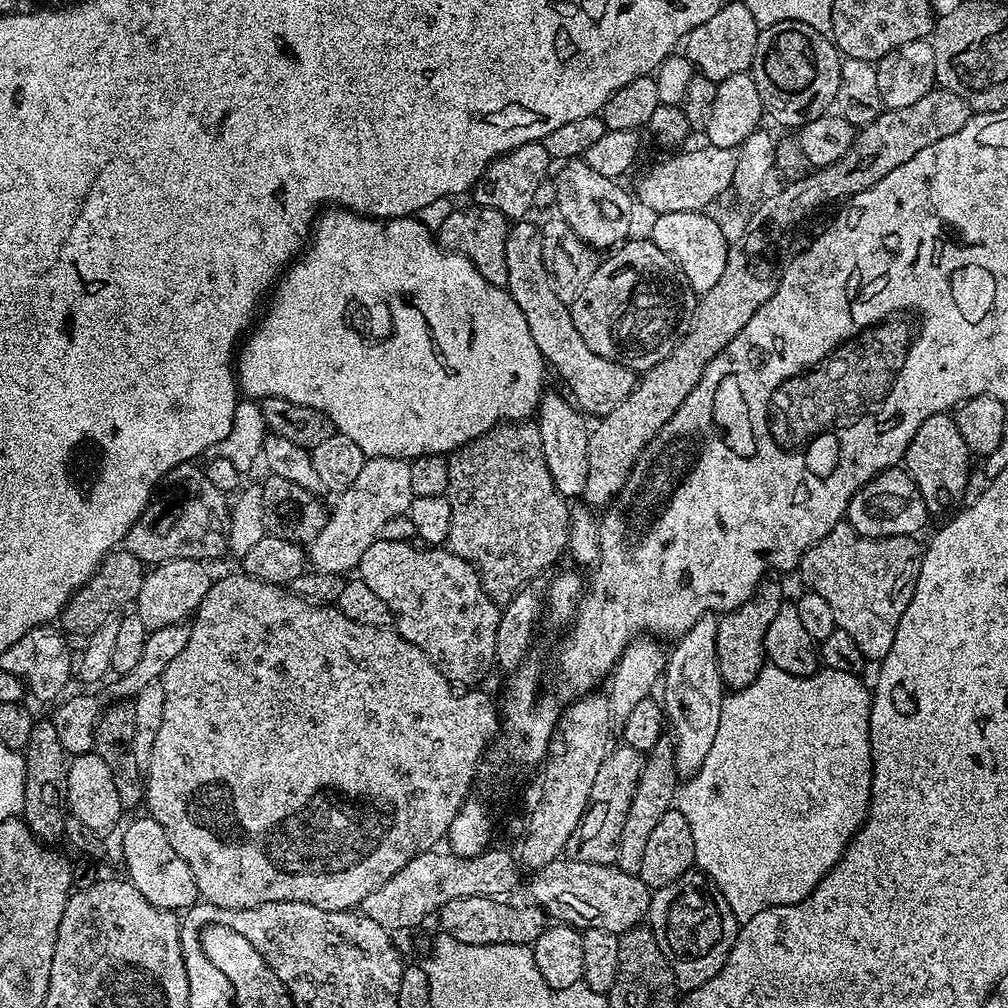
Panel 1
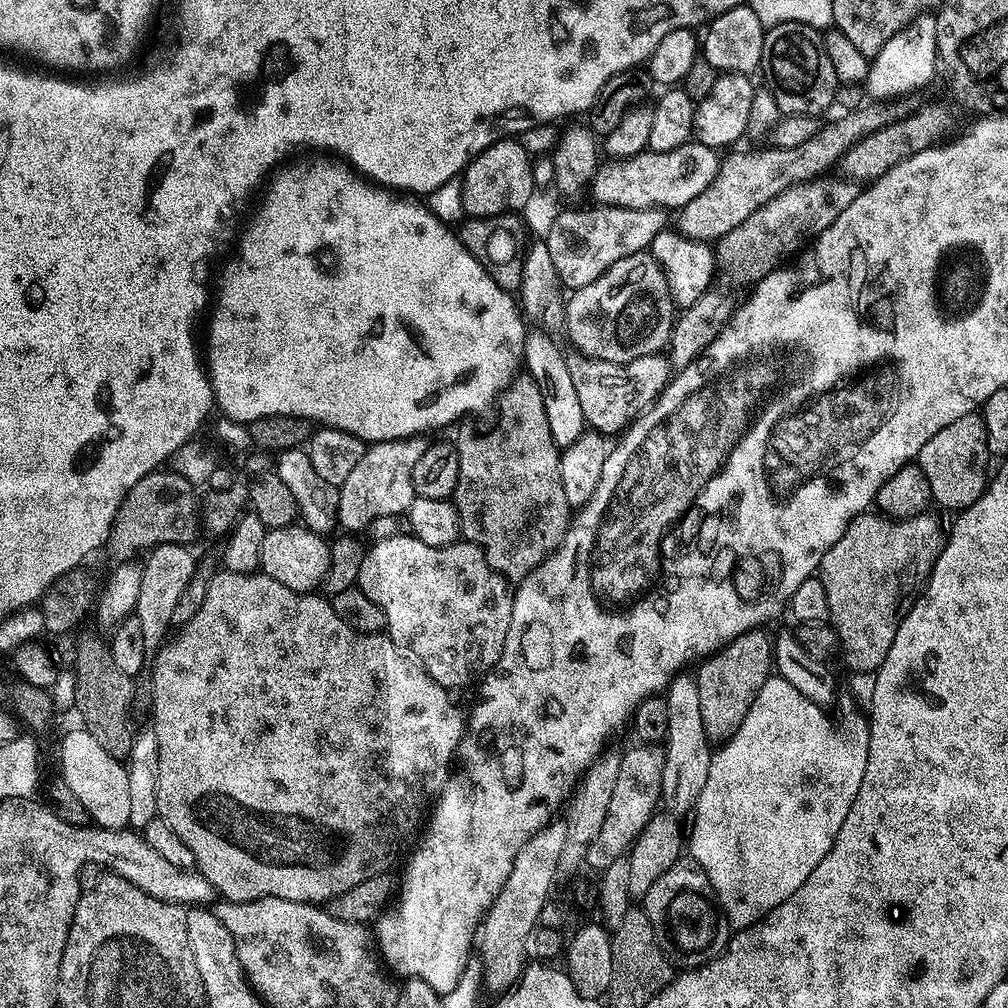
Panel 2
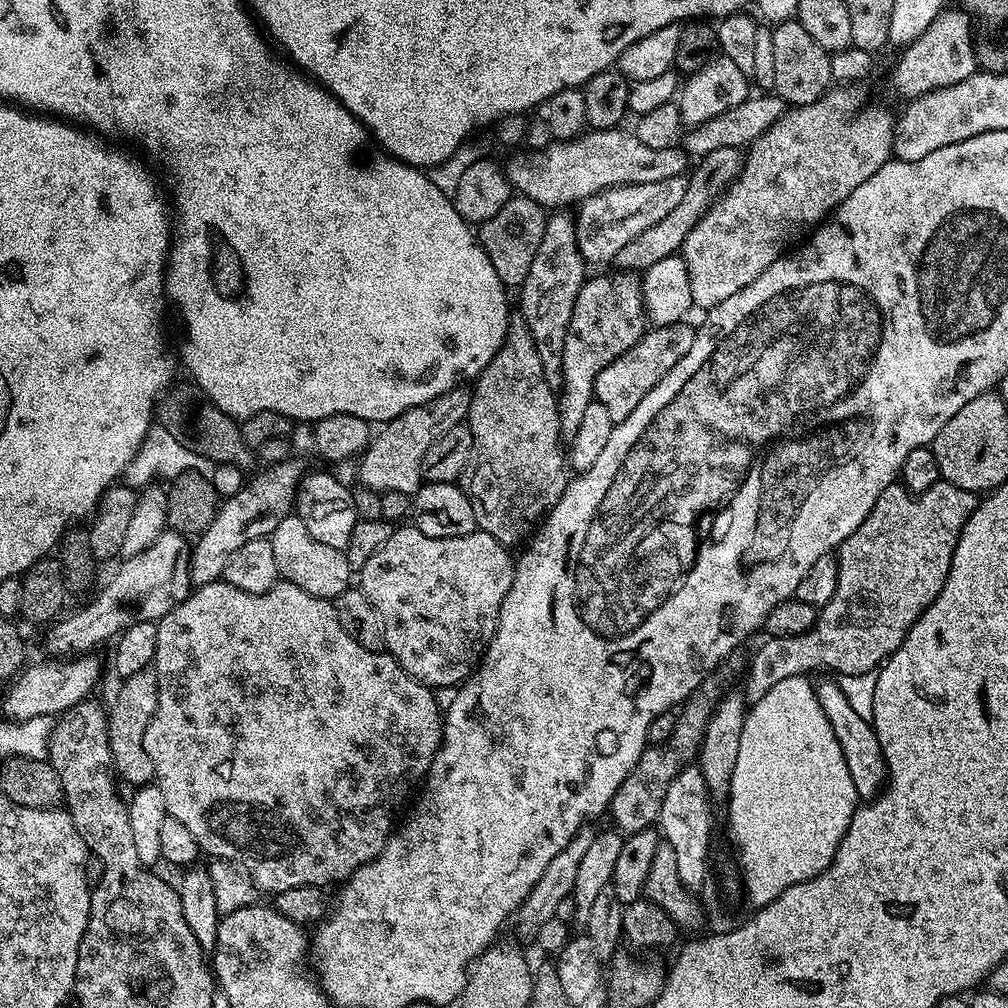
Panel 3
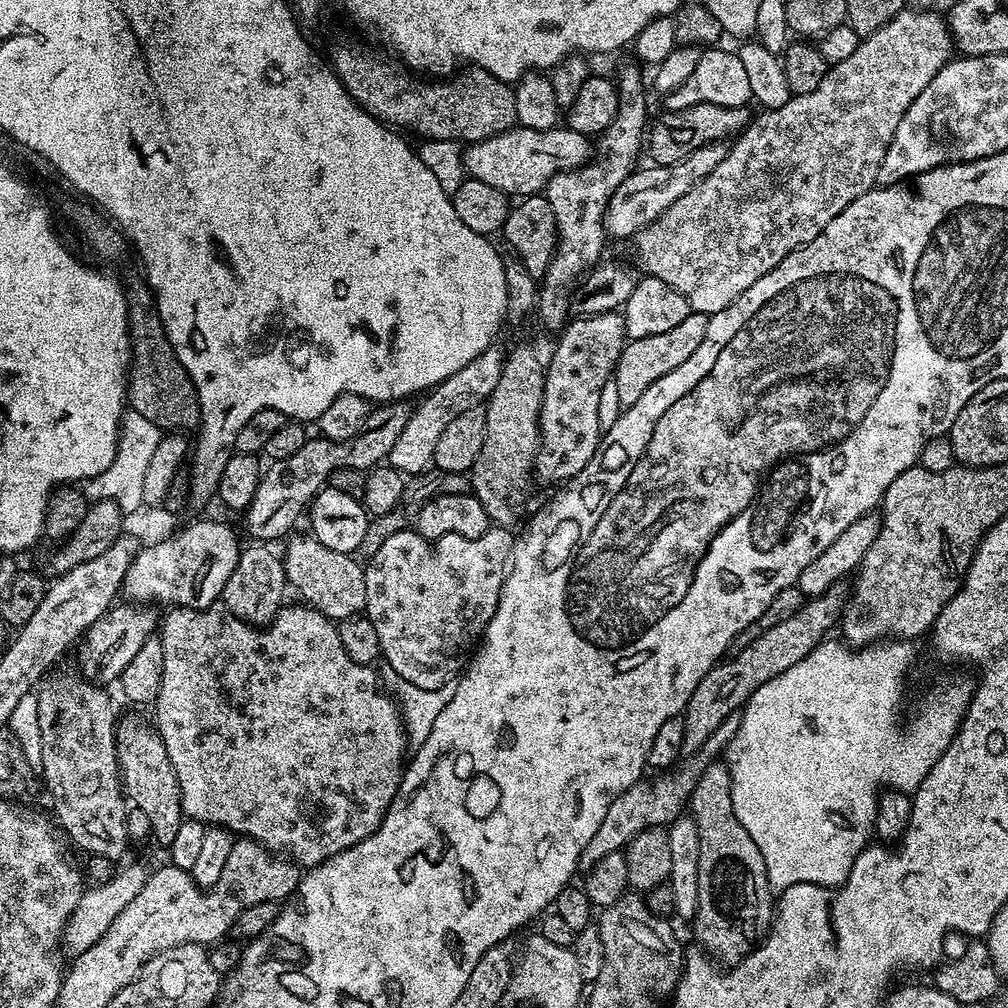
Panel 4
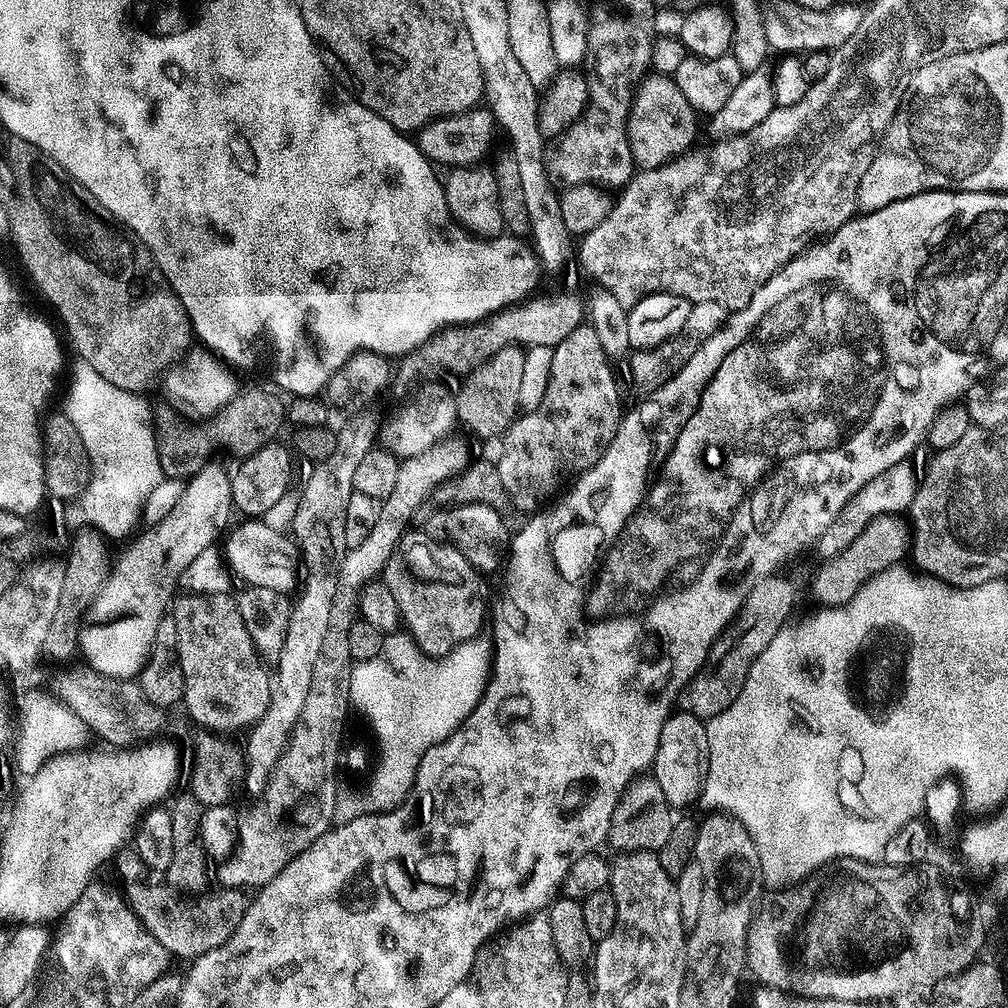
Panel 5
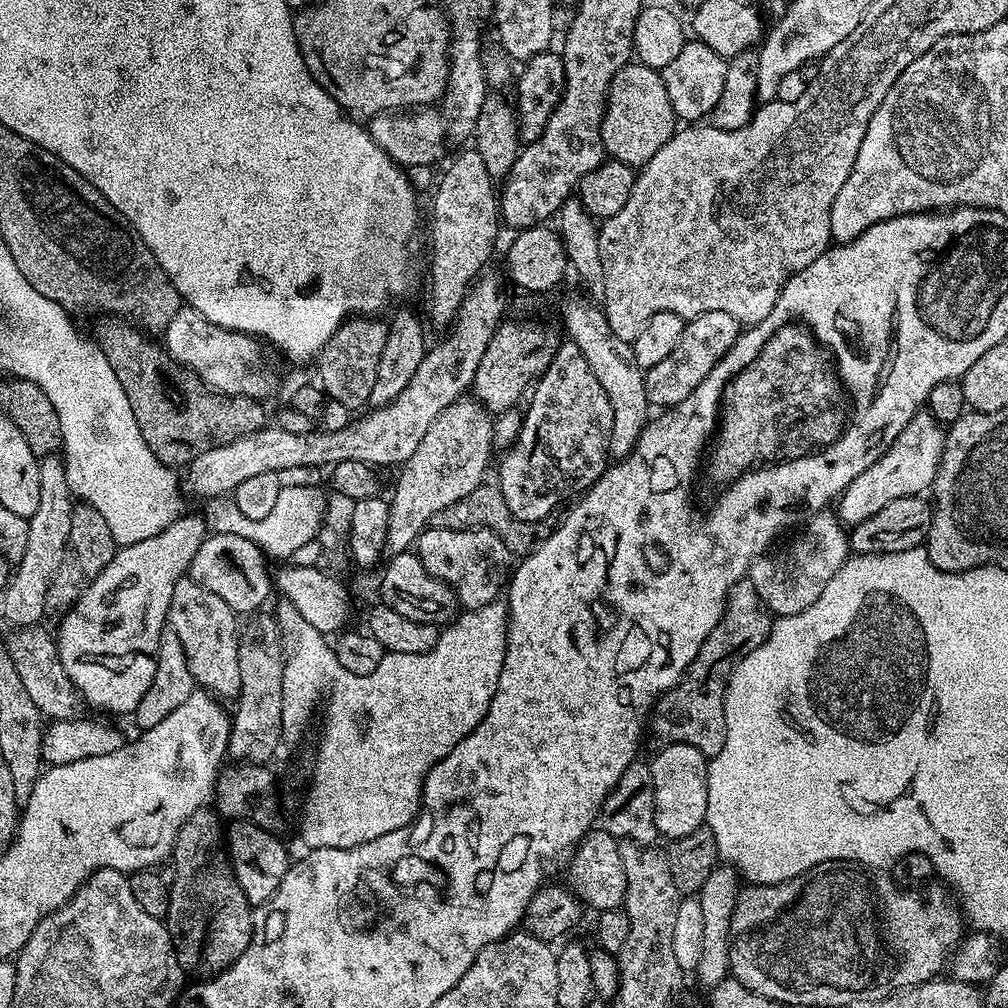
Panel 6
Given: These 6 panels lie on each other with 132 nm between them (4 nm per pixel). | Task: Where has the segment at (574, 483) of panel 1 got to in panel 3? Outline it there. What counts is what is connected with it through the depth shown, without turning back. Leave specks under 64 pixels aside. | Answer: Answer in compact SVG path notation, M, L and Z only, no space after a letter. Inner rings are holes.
M556 210L545 219L544 230L540 235L540 245L534 260L530 265L530 272L526 275L524 284L518 288L520 293L519 315L523 316L534 342L538 346L538 358L542 358L542 370L546 374L546 382L550 382L556 390L564 383L562 378L562 352L566 346L566 334L570 326L570 314L574 314L574 302L578 298L578 290L582 290L586 279L586 265L582 254L578 250L576 241L576 221L573 213L568 210Z

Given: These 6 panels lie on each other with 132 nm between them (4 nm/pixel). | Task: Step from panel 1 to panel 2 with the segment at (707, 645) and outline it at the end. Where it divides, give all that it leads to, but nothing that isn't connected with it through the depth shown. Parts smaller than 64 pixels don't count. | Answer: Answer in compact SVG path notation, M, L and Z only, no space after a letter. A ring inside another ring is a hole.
M678 674L671 681L665 700L670 713L670 730L665 745L662 774L661 799L672 812L693 811L698 797L706 786L707 775L712 761L712 744L702 723L701 703L695 679L688 674Z

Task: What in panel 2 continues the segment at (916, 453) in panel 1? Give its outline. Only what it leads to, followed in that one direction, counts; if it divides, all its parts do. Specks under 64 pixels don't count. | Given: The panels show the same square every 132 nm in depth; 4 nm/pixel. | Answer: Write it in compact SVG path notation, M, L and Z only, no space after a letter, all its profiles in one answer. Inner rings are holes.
M971 412L950 426L942 426L926 446L922 446L918 463L930 482L933 501L944 508L963 510L978 502L988 490L990 471L988 463L994 459L994 453L988 446L988 430L983 415Z

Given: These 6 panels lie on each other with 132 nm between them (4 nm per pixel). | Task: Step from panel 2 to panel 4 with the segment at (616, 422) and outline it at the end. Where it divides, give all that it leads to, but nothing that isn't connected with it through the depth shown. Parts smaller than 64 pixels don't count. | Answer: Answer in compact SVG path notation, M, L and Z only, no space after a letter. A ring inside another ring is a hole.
M689 311L688 316L682 318L682 322L674 326L674 330L666 330L666 334L650 334L650 338L628 340L620 356L617 357L614 367L621 409L634 406L638 398L642 398L642 394L646 394L646 390L650 390L650 386L658 382L658 378L682 366L682 362L686 362L686 358L690 358L690 354L694 354L694 350L702 346L702 338L706 338L707 325L708 316L705 313Z

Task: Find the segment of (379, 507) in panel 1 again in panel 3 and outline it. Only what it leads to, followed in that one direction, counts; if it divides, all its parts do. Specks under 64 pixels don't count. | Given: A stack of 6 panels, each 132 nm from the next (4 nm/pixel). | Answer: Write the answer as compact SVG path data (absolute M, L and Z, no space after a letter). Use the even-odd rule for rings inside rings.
M461 386L440 395L428 404L412 407L398 418L389 421L383 427L385 429L375 435L359 459L361 482L372 490L378 490L377 493L380 494L398 491L413 495L423 481L422 458L446 430L467 419L471 404L471 391Z

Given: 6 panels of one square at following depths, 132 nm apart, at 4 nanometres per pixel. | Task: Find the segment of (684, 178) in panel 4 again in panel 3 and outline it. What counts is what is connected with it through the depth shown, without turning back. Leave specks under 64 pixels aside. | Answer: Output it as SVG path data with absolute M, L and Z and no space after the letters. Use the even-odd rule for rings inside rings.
M684 176L662 178L662 182L645 184L623 184L620 188L608 188L581 200L574 212L576 221L576 241L585 265L609 264L615 261L618 250L626 242L634 242L642 230L650 230L654 222L662 222L686 194L688 180Z

